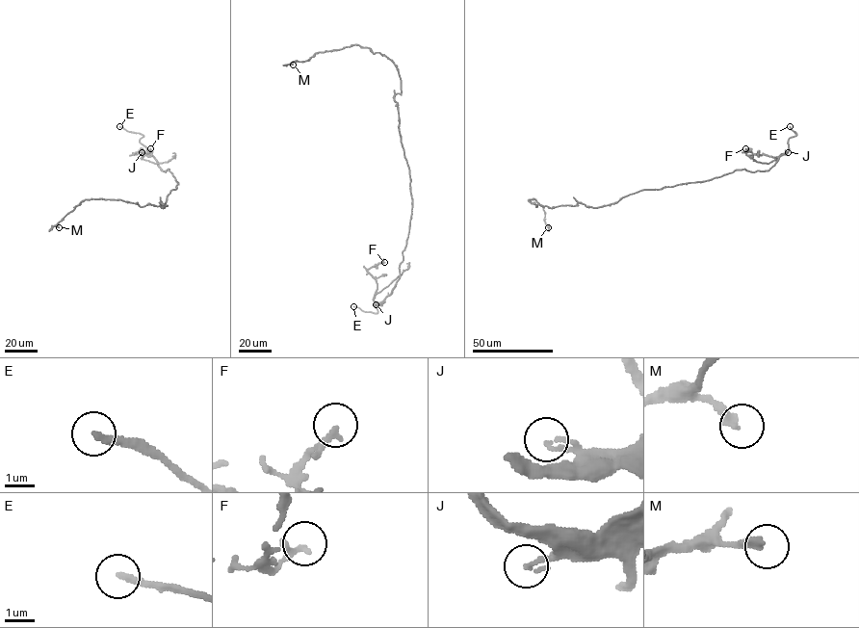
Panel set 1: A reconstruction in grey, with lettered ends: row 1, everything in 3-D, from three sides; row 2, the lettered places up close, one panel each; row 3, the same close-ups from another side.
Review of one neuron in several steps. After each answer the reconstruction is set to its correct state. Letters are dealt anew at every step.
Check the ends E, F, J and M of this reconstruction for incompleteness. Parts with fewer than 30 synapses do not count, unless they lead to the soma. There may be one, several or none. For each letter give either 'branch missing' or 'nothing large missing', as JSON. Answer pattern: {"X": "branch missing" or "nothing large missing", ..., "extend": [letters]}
{"E": "branch missing", "F": "nothing large missing", "J": "nothing large missing", "M": "nothing large missing", "extend": ["E"]}

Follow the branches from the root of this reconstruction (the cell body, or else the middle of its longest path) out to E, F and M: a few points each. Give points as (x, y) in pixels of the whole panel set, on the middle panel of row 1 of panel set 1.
E: (404, 152), (412, 205), (400, 278), (382, 304), (374, 304), (377, 312), (364, 311), (353, 306)
F: (404, 152), (412, 199), (408, 237), (400, 278), (391, 293), (376, 302), (377, 282), (367, 270), (384, 262)
M: (404, 152), (394, 100), (401, 80), (390, 60), (355, 44), (316, 52), (293, 65)

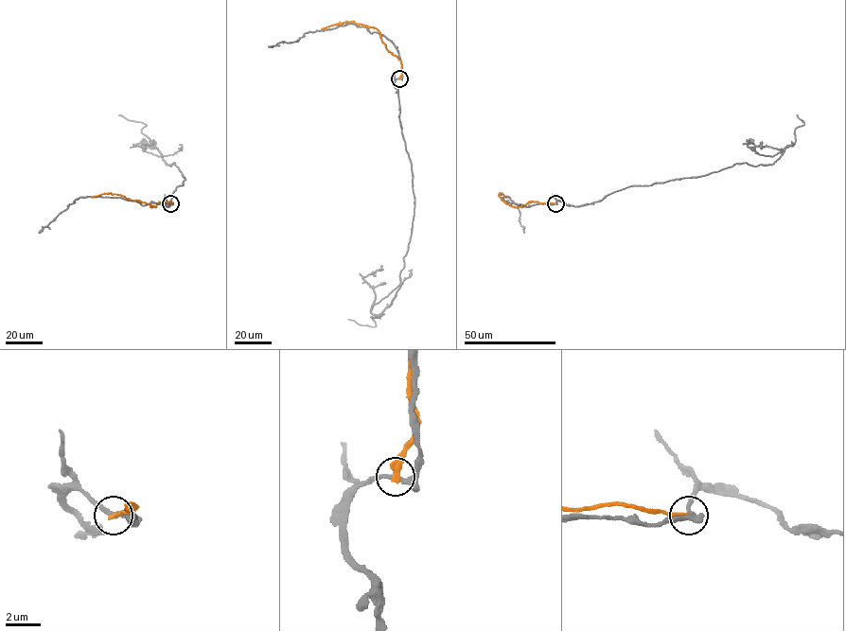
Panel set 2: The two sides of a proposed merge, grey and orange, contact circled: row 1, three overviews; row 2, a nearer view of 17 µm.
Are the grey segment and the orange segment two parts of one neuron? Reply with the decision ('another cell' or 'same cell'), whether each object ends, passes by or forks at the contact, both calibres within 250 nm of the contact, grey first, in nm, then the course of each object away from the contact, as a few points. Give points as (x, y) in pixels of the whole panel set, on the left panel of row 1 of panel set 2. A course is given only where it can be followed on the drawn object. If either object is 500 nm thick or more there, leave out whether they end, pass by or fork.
another cell; grey passes by; orange ends there; 240 nm thick on the grey side, 380 nm on the other; grey runs (170, 203), (165, 201), (170, 205), (185, 179), (156, 148), (141, 146), (161, 156), (178, 150), (179, 145); orange runs (170, 203), (159, 201), (151, 206), (111, 194), (92, 198)

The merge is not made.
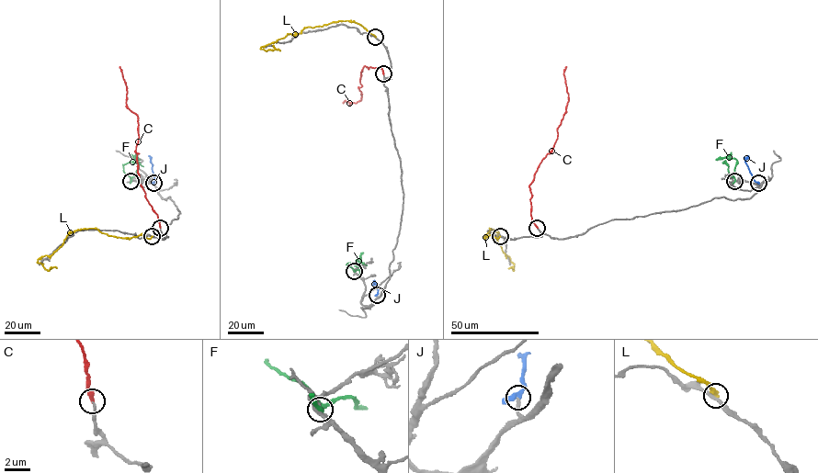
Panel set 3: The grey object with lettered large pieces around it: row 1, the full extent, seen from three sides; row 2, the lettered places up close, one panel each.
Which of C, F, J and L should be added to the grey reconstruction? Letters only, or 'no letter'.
J

